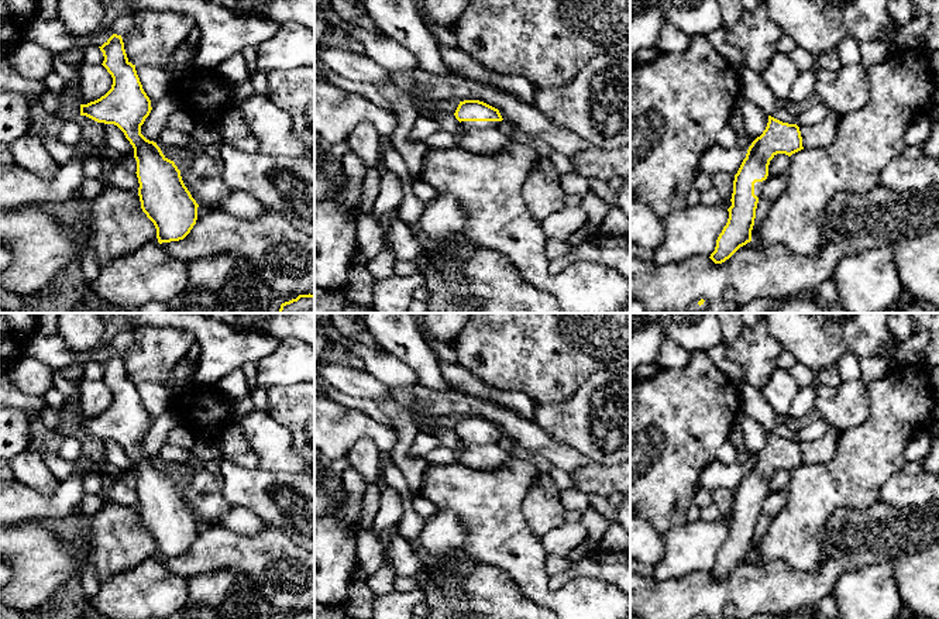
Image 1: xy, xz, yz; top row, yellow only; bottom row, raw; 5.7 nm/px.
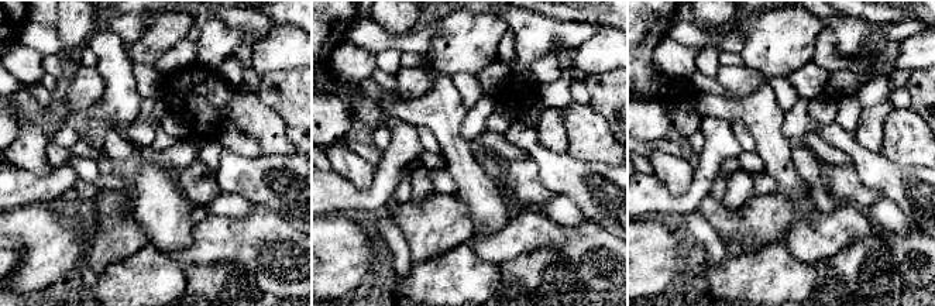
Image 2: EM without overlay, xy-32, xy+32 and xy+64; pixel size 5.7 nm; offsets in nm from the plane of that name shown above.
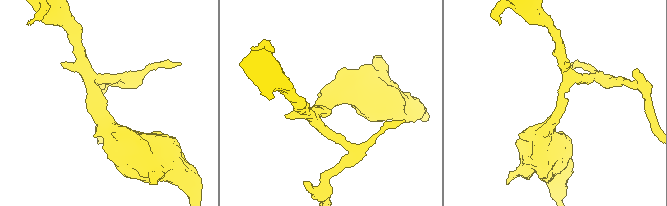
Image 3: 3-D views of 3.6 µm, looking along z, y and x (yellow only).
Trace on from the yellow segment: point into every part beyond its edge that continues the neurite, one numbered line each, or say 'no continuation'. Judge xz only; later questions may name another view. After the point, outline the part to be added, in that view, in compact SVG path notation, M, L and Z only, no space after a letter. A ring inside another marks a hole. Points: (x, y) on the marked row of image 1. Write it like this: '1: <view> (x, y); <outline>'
1: xz (465, 124); M461 121L461 127L464 130L475 130L475 128L498 128L501 121Z

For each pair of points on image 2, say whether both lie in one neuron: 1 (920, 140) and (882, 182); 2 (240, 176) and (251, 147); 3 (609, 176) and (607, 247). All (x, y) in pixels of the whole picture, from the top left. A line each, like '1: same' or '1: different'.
1: different
2: different
3: different

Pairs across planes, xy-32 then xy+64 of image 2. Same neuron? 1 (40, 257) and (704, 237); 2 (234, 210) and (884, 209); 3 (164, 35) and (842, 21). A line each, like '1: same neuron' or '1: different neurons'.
1: different neurons
2: same neuron
3: different neurons

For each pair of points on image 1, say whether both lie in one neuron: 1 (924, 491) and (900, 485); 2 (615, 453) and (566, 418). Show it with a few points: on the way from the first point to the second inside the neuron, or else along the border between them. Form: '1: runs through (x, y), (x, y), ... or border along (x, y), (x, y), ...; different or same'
1: runs through (918, 491), (905, 491); same
2: runs through (602, 440), (584, 422), (578, 422); same

